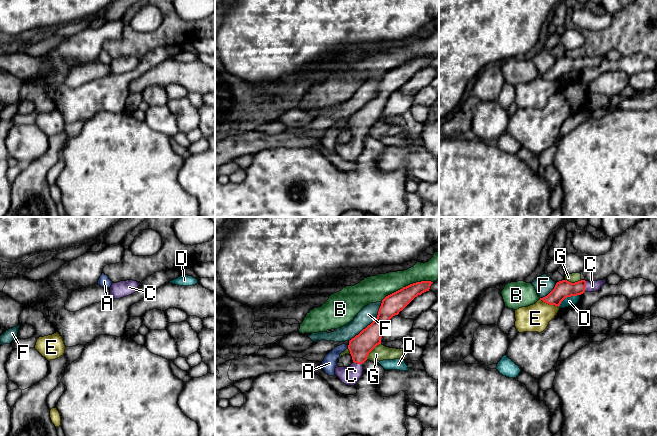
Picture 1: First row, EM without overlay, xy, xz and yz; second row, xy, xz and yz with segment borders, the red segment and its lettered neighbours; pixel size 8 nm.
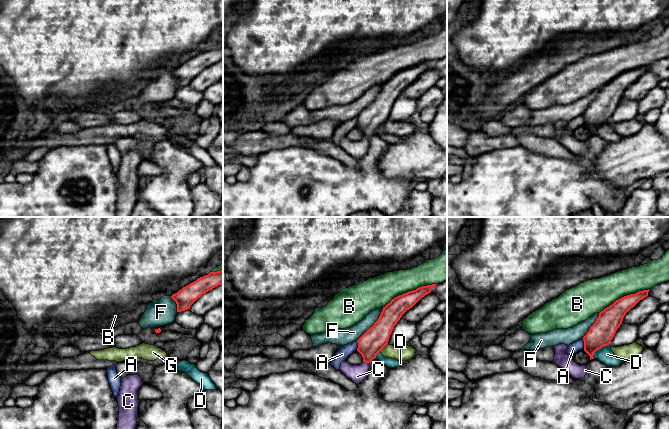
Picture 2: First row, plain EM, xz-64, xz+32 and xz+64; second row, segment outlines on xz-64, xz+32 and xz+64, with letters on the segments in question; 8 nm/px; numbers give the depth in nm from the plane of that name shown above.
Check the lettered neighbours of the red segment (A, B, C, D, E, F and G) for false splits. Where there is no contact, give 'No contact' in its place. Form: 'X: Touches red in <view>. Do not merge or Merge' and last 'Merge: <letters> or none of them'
A: Touches red in xz. Do not merge
B: Touches red in xz. Do not merge
C: Touches red in yz. Merge
D: Touches red in yz. Do not merge
E: Touches red in yz. Do not merge
F: Touches red in xz. Do not merge
G: Touches red in xz. Do not merge
Merge: C

